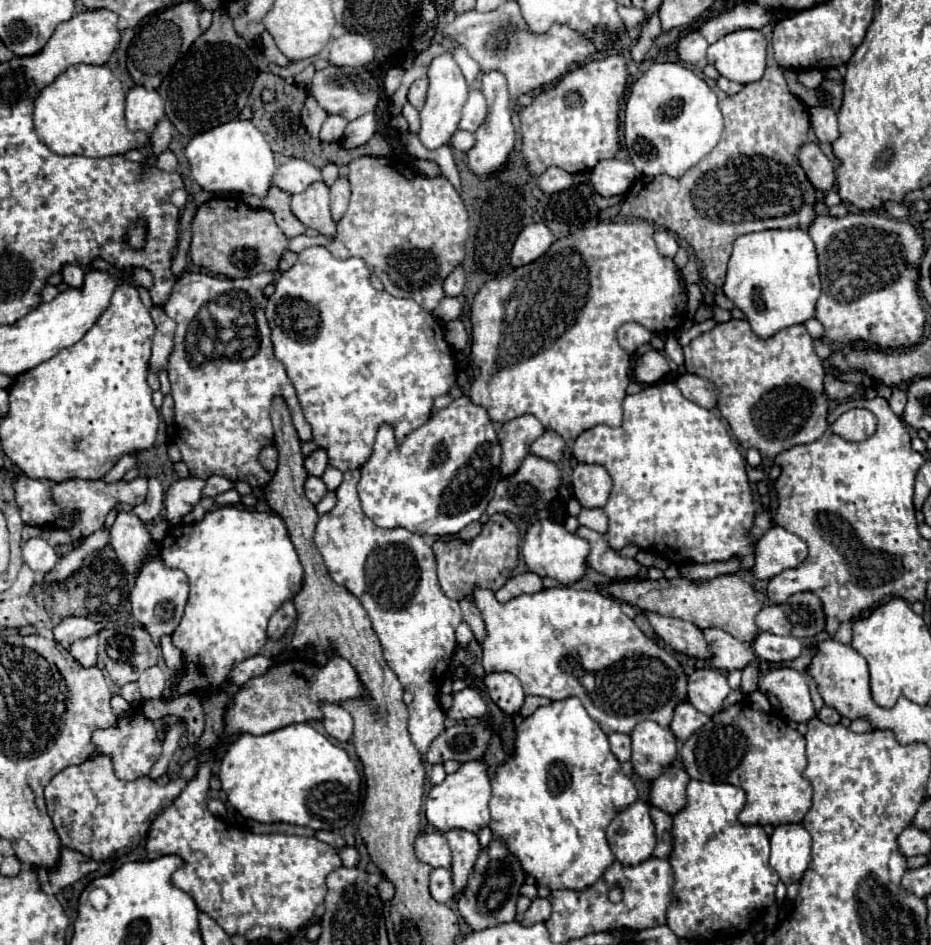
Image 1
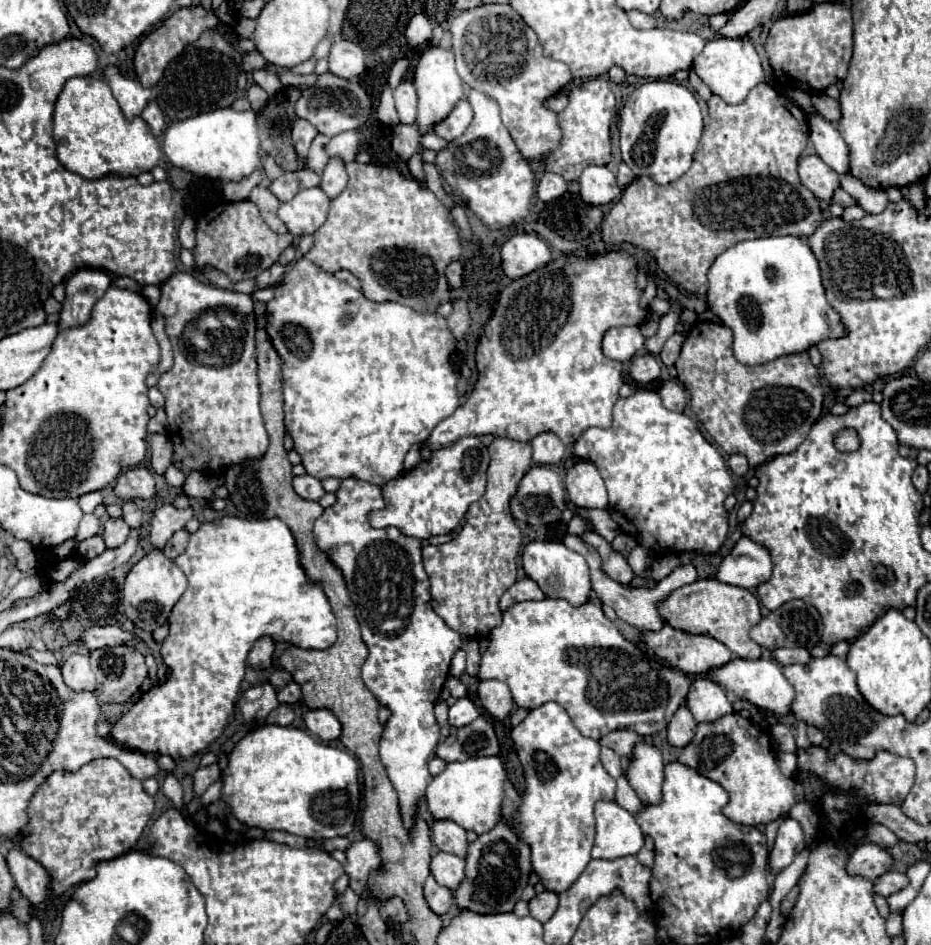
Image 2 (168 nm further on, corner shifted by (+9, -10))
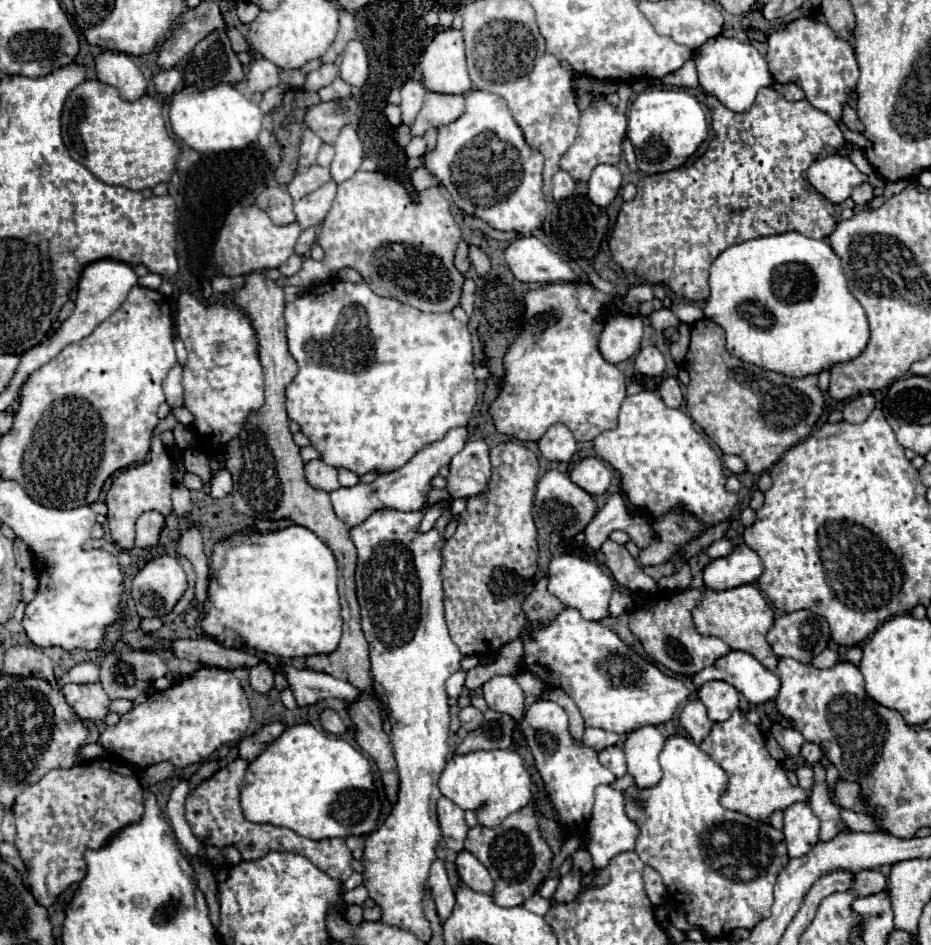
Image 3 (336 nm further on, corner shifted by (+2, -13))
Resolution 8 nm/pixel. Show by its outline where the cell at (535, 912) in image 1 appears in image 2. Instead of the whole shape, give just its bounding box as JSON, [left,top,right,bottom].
[529,891,557,923]

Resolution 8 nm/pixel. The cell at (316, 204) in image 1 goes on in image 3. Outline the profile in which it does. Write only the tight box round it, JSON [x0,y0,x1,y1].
[294,182,336,228]

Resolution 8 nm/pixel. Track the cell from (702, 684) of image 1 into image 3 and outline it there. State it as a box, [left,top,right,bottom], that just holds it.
[698,680,740,722]

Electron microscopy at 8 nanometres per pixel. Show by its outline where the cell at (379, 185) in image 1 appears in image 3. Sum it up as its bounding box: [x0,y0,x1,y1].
[280,170,464,312]

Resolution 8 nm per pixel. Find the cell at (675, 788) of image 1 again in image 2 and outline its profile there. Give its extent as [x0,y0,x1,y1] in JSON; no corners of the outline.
[627,743,665,805]

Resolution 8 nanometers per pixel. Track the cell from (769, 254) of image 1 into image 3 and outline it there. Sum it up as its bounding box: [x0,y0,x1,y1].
[704,232,870,378]

